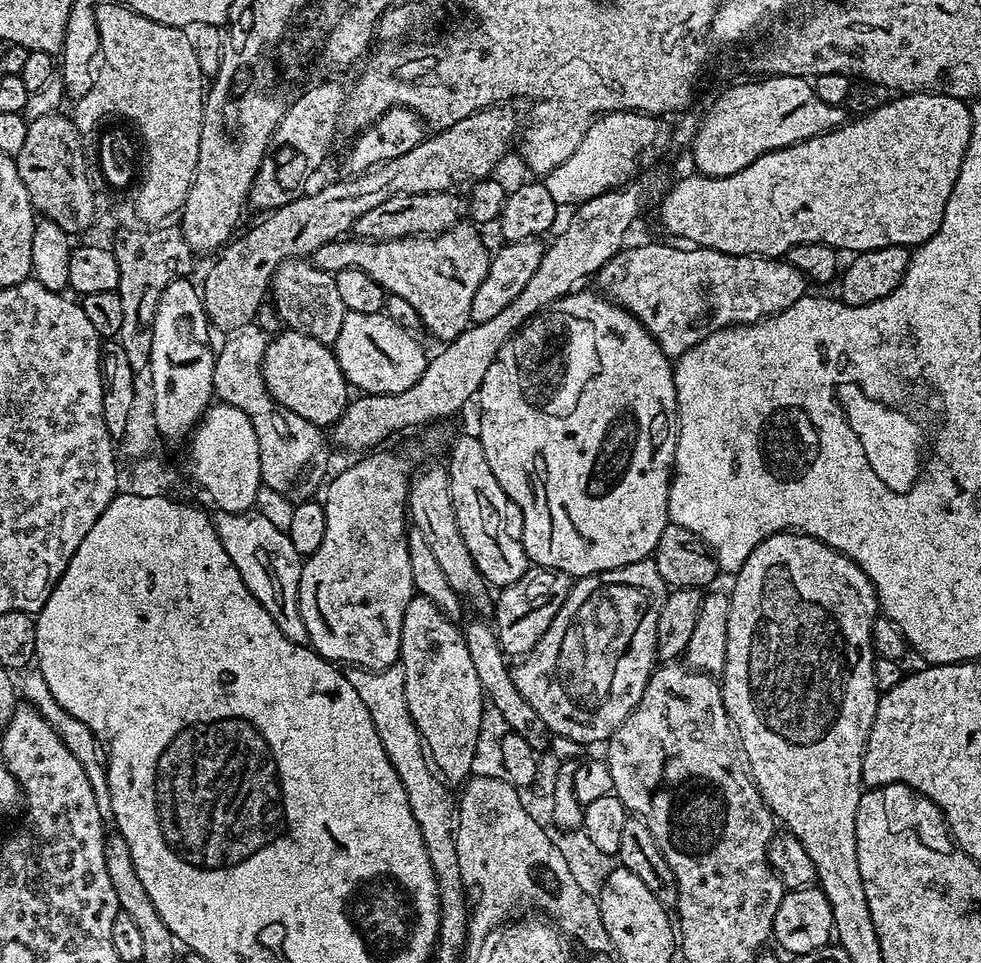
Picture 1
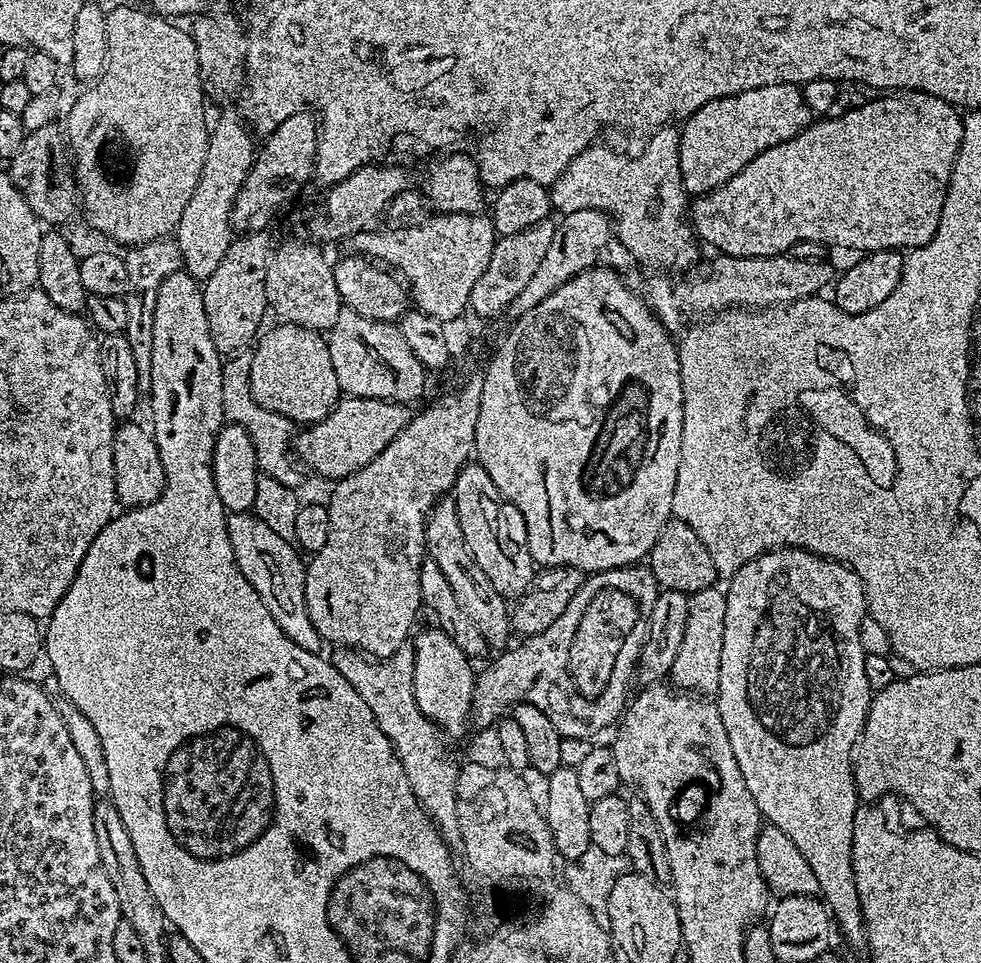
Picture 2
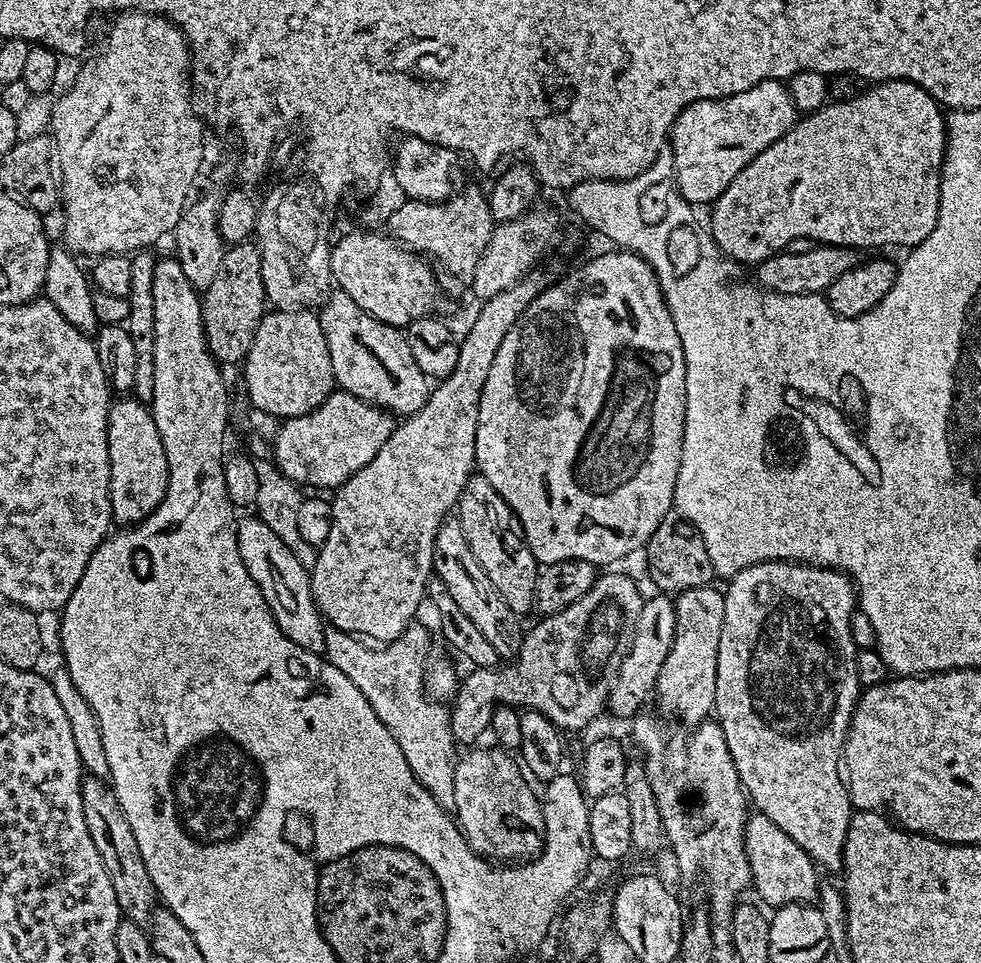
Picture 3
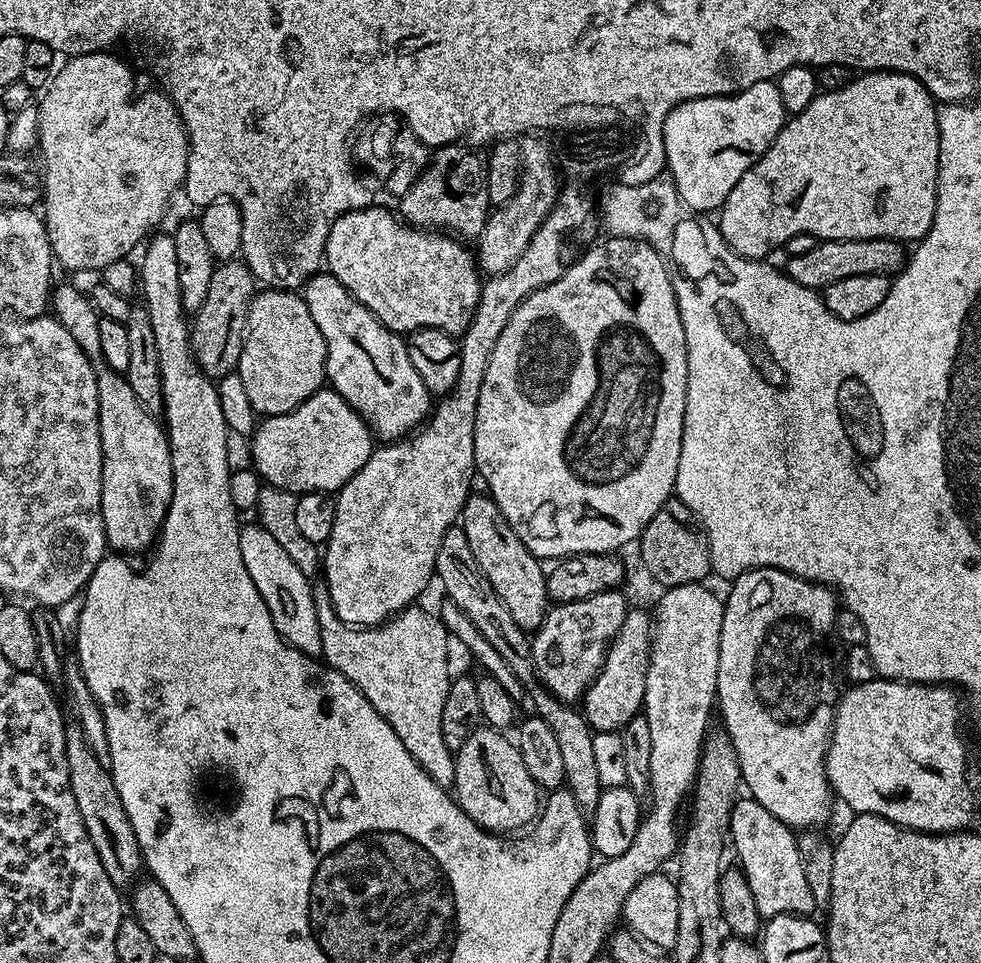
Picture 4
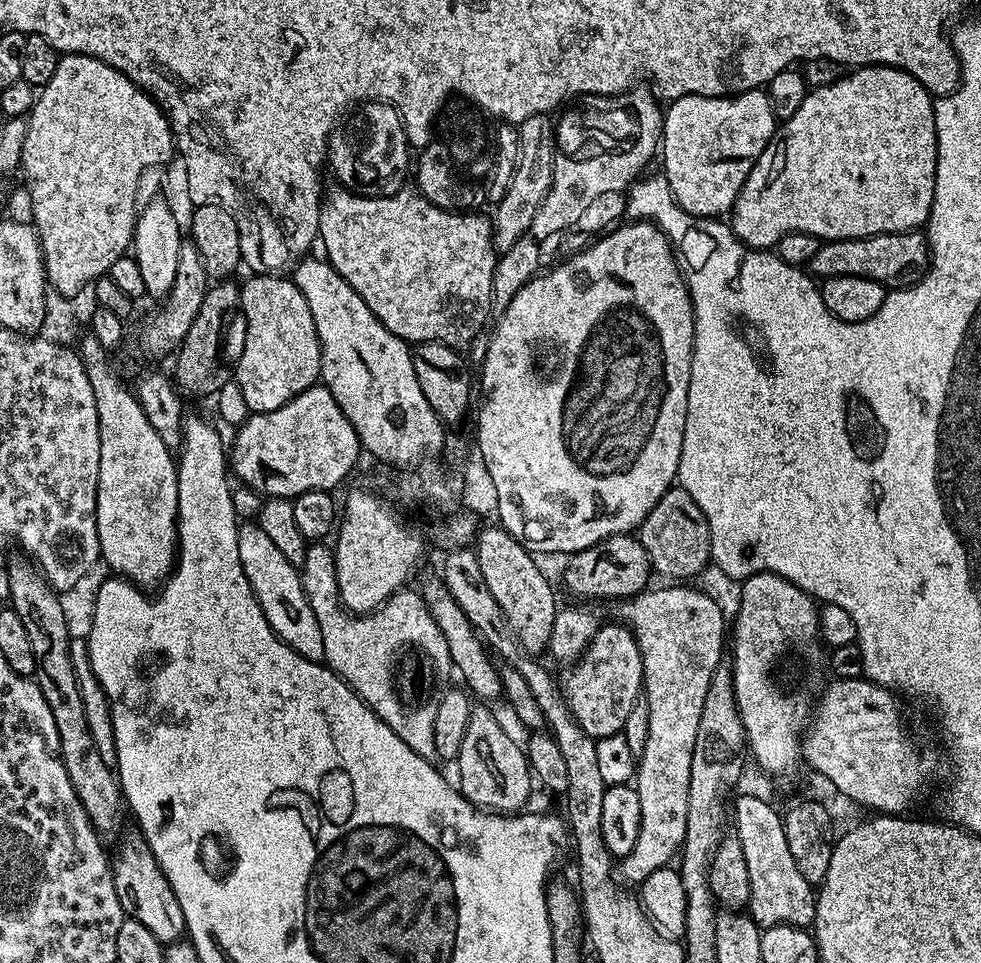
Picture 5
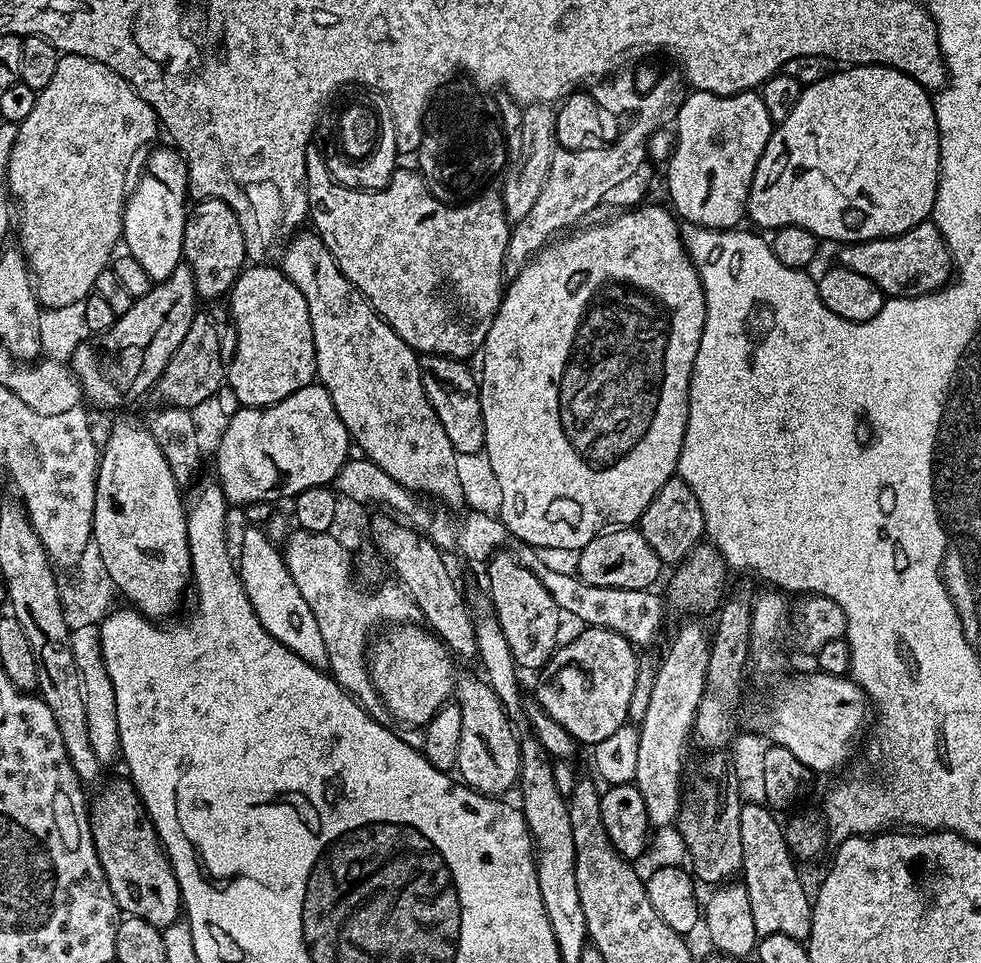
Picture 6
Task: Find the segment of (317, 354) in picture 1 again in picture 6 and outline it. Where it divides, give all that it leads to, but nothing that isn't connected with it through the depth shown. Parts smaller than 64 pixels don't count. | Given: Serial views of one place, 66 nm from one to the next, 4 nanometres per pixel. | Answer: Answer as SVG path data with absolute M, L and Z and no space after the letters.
M258 263L245 267L230 293L230 324L232 320L236 327L236 353L226 364L226 384L233 388L238 402L246 408L267 408L270 404L282 402L282 398L316 380L316 347L306 298L302 298L302 290L298 290L279 267L272 267Z

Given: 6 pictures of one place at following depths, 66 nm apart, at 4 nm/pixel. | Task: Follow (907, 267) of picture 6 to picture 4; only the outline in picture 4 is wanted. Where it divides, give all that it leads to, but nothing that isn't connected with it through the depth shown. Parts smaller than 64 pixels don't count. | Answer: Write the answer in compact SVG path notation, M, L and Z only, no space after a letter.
M822 240L806 254L788 256L788 277L807 288L823 290L842 278L854 278L858 274L878 274L891 277L906 263L906 248L899 240Z

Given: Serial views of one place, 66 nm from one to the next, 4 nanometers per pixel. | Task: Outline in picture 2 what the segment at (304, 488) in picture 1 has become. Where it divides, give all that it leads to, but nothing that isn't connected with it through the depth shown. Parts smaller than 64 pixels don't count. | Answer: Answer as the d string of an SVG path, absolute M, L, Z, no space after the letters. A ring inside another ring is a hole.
M244 354L223 361L222 406L225 421L242 426L242 430L250 434L250 442L254 446L256 455L256 467L261 473L295 489L300 480L301 469L294 463L294 425L290 418L282 414L274 414L274 410L266 410L254 399L250 390L248 362L249 357ZM292 460L294 465L292 465Z

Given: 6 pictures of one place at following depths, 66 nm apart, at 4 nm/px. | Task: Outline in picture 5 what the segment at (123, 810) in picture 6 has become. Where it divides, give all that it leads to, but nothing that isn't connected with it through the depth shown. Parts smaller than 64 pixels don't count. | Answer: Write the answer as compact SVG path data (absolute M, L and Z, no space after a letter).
M132 830L128 840L123 840L119 841L115 849L116 856L114 852L112 877L114 890L118 890L118 902L125 917L142 922L142 926L146 926L146 930L150 930L150 934L154 934L154 938L158 938L161 944L175 944L186 932L182 906L178 906L178 898L174 898L174 890L166 874L162 874L150 846L139 831Z

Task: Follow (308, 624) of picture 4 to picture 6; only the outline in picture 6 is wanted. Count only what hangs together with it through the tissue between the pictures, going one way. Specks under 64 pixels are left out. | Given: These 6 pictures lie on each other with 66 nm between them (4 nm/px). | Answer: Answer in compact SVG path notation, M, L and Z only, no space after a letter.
M258 526L245 527L240 540L240 556L238 552L238 571L240 581L246 590L246 598L250 598L250 606L254 606L254 614L258 614L258 622L282 646L294 650L302 662L310 662L310 666L327 669L328 655L326 642L318 630L318 621L310 606L306 606L306 598L294 586L294 578L290 578L290 570L284 561L284 553Z

